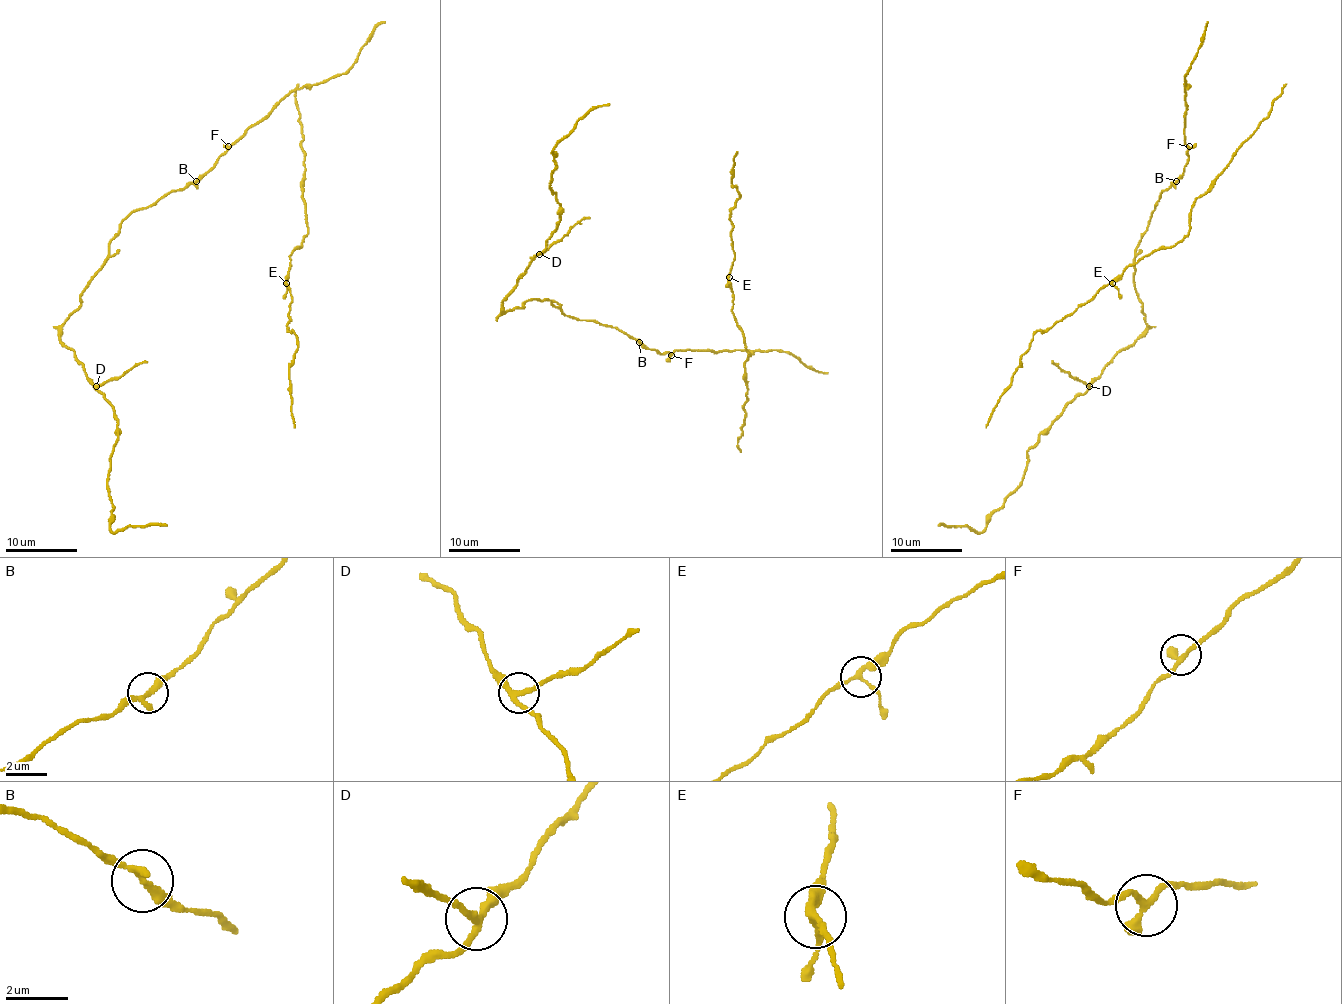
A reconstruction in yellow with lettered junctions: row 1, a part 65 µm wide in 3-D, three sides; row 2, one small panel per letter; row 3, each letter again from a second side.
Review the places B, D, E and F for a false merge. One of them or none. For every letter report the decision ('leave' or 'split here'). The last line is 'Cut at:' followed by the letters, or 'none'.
B: leave
D: split here
E: leave
F: leave
Cut at: D

